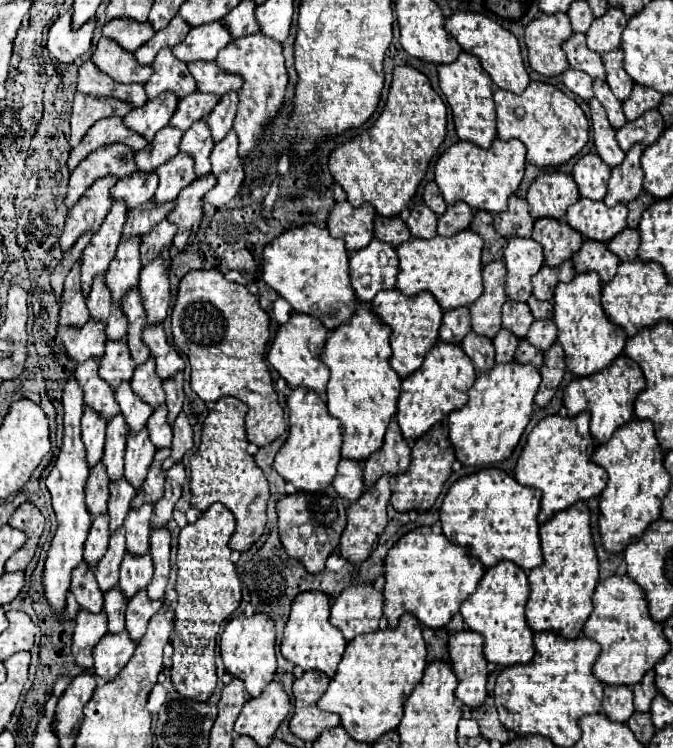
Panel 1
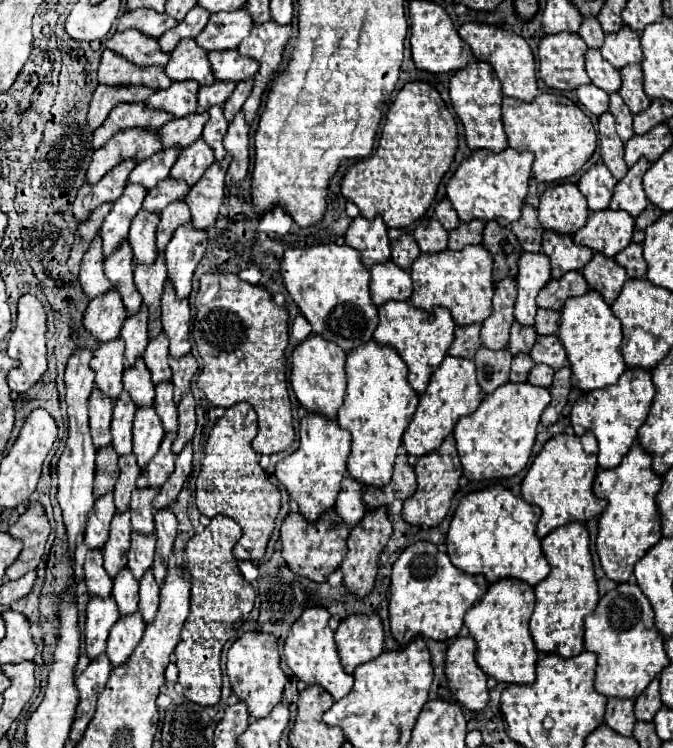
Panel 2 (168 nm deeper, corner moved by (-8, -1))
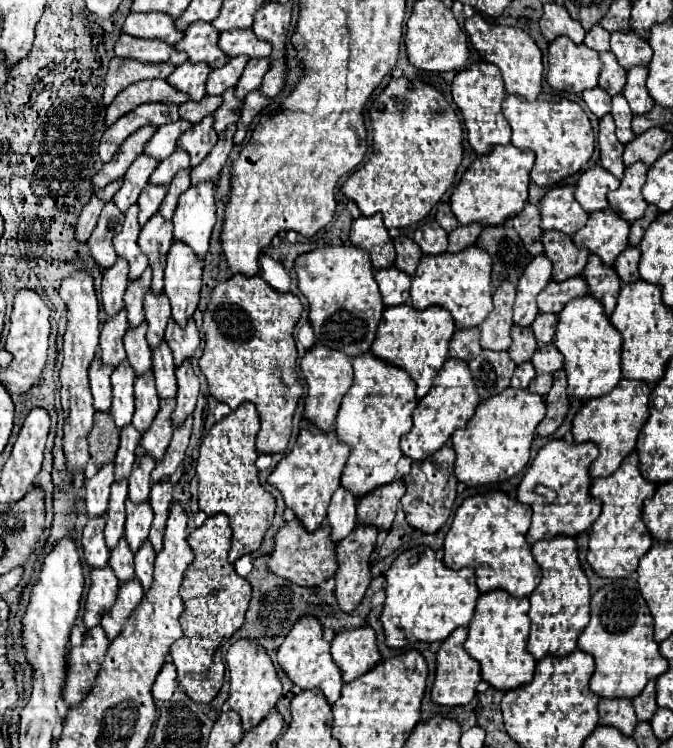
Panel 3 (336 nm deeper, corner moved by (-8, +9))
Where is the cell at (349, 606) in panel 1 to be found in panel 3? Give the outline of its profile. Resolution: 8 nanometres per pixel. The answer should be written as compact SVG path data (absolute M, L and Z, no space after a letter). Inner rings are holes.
M362 624L358 628L340 630L332 640L332 658L340 666L344 682L352 682L366 674L380 662L376 632L372 626Z

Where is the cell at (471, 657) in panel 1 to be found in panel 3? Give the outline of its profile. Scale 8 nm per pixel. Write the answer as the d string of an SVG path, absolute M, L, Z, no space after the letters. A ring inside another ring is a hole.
M458 628L456 632L452 632L440 646L440 650L436 652L436 680L432 686L432 700L436 704L442 706L466 706L472 702L472 698L476 696L476 686L482 680L480 676L480 664L474 662L474 658L470 654L464 652L464 640L466 640L468 628Z

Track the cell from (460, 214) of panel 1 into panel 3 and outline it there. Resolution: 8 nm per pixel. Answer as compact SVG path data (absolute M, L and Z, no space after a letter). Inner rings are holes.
M472 222L472 226L458 226L456 230L450 232L448 252L460 252L460 250L464 250L466 246L474 244L476 238L480 236L480 232L482 232L482 226L476 224L476 222Z

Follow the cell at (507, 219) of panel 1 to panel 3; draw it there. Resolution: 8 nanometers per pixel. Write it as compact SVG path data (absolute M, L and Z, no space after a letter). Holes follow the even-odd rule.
M528 202L524 206L524 210L512 218L512 226L520 234L526 250L532 256L542 254L542 240L540 240L542 228L540 228L540 210L538 210L538 206Z

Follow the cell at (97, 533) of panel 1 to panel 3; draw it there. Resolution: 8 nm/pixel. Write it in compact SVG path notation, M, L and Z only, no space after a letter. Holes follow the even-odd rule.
M106 464L96 476L86 480L86 512L90 518L98 518L108 510L108 494L114 482L114 466Z

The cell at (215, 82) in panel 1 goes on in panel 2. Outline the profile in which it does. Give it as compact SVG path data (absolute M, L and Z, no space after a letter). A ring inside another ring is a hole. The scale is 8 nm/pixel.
M218 50L208 54L216 80L246 80L256 76L260 64L248 56L240 56L238 50Z

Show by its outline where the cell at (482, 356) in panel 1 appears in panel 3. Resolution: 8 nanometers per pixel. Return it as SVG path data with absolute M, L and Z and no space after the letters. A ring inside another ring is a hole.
M482 350L480 356L468 362L468 366L472 370L472 378L476 380L476 388L482 400L500 394L510 384L512 372L516 368L506 352L496 350Z

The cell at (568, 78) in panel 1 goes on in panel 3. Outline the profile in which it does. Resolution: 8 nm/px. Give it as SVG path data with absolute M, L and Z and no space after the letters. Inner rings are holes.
M596 86L592 90L584 90L582 98L584 98L586 106L590 108L590 112L596 114L598 118L602 118L604 114L610 112L610 94L604 88Z

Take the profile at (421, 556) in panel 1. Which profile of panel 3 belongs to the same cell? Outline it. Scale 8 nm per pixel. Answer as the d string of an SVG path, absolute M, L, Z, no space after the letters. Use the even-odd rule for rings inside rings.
M414 546L402 552L386 572L386 602L382 610L382 626L386 634L386 644L390 648L404 648L410 642L422 640L422 642L436 642L444 640L456 630L458 626L468 626L476 600L480 596L480 590L476 590L476 574L472 570L448 570L442 560L438 560L436 552L430 546Z

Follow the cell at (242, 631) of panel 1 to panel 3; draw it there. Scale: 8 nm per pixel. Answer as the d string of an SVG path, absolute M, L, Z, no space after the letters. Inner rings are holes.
M240 638L228 648L226 662L228 662L228 670L230 670L228 704L232 706L232 710L236 710L242 716L242 728L250 730L272 710L272 706L276 706L276 702L282 694L282 682L276 674L276 668L272 664L268 652L260 644L252 642L248 638Z

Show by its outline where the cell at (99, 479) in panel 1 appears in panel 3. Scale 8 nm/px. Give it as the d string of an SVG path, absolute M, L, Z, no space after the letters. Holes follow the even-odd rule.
M96 414L94 416L94 426L90 430L90 456L96 468L100 470L104 464L114 462L116 450L118 450L118 438L120 432L114 426L114 420L110 414Z

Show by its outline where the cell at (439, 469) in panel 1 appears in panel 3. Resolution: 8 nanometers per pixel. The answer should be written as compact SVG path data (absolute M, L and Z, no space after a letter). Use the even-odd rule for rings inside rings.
M442 446L436 450L430 458L424 458L420 462L412 462L412 470L408 476L404 476L406 482L406 494L402 496L402 508L406 512L406 520L412 528L418 528L422 532L436 532L444 526L452 512L452 504L456 498L456 476L454 476L454 458L456 452L452 446Z

